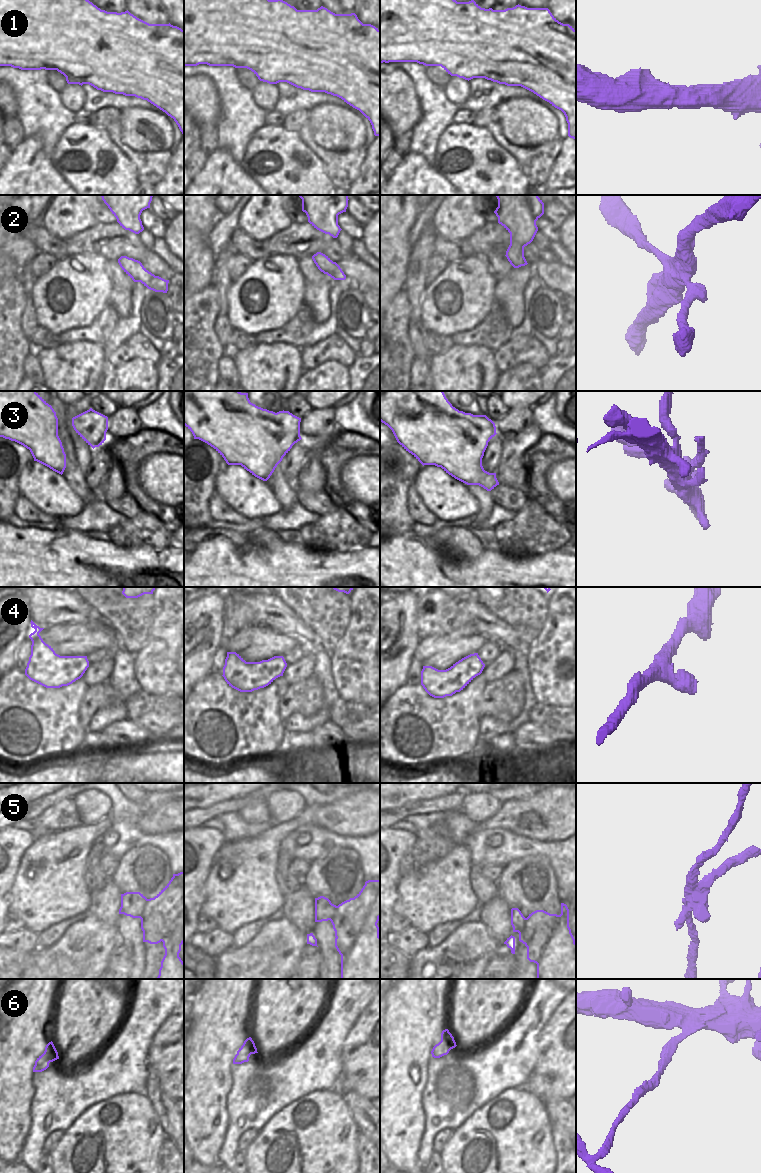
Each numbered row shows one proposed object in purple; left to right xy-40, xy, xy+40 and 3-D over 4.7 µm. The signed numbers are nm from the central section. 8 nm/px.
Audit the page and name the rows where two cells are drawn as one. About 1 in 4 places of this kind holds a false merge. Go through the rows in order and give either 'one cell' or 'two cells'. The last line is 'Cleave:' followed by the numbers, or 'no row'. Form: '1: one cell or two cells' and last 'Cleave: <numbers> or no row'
1: one cell
2: one cell
3: one cell
4: one cell
5: two cells
6: two cells
Cleave: 5, 6

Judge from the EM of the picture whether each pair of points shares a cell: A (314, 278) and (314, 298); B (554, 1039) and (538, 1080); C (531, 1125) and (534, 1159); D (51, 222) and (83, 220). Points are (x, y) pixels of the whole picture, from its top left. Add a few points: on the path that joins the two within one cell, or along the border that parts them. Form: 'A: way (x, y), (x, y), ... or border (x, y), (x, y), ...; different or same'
A: border (324, 274), (316, 283), (306, 282); different
B: way (554, 1049), (554, 1064), (548, 1070); same
C: way (530, 1133), (530, 1151); same
D: way (59, 220), (75, 220); same

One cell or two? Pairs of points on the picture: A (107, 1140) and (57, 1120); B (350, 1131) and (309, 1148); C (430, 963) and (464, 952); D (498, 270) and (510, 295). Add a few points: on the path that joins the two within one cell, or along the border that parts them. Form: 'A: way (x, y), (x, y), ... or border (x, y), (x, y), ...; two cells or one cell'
A: border (87, 1109), (64, 1133); two cells
B: way (340, 1133), (325, 1134), (319, 1138); one cell
C: way (438, 963), (447, 956), (456, 956); one cell
D: border (513, 267), (502, 277), (498, 278); two cells

